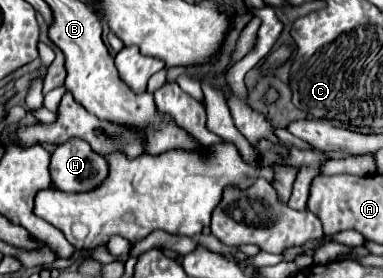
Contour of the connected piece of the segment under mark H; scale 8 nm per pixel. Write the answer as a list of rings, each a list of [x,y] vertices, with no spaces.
[[[72,138],[52,152],[50,176],[52,186],[58,190],[88,192],[96,188],[106,174],[106,160],[80,138]]]

